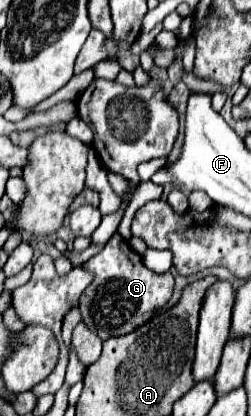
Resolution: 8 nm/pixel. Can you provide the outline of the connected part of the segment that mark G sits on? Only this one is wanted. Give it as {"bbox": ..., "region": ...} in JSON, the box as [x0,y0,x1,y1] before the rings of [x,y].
{"bbox":[79,235,173,341],"region":[[[113,235],[105,249],[99,255],[91,257],[83,267],[91,271],[95,279],[85,289],[79,301],[79,311],[87,329],[97,333],[103,341],[109,337],[127,335],[137,327],[145,325],[155,311],[161,311],[169,303],[173,295],[173,275],[155,275],[153,271],[149,271],[143,265],[141,255],[133,253],[127,241],[119,235]]]}

